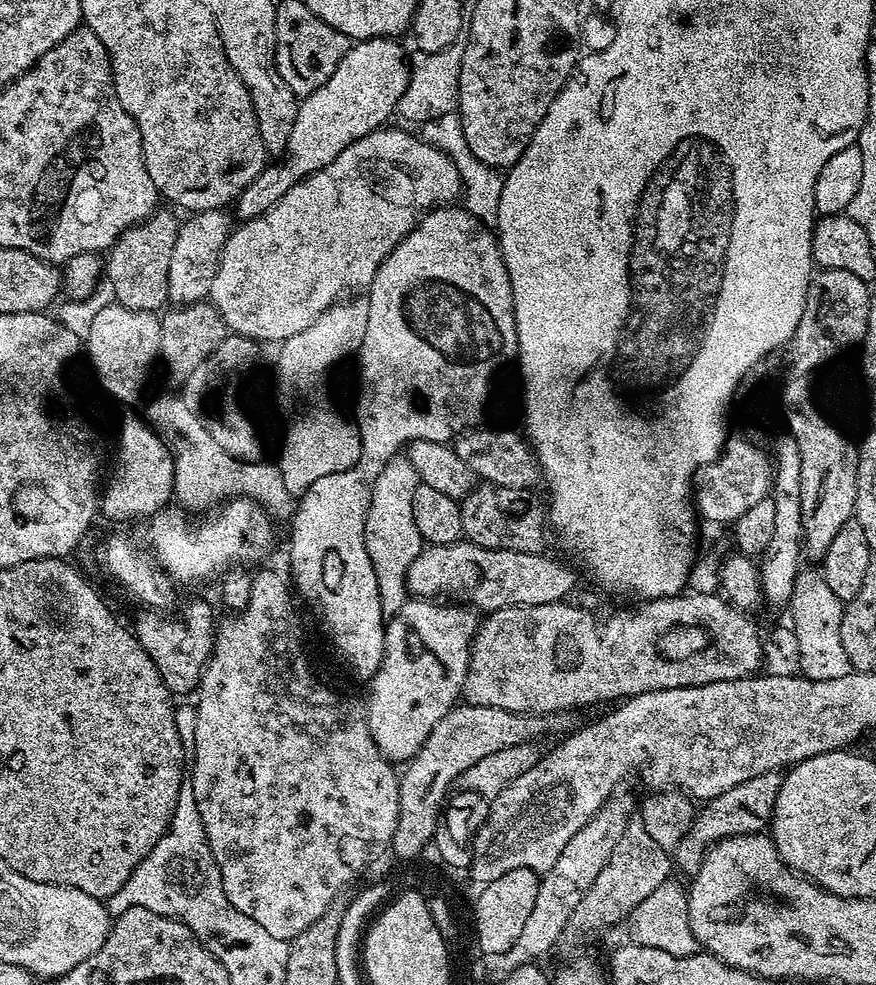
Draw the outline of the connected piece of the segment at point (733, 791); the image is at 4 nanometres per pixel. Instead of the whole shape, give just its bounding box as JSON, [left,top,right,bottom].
[673,771,783,876]

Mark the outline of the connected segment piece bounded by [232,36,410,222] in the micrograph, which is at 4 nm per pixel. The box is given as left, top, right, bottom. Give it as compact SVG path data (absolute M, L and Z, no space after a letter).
M390 36L353 43L342 62L338 62L338 70L334 70L318 90L300 100L298 118L294 118L290 142L283 156L273 161L274 164L265 165L234 202L232 212L237 221L260 217L298 181L324 169L346 146L391 121L388 119L394 116L402 94L406 94L410 71L409 53L404 53L400 43L399 39Z

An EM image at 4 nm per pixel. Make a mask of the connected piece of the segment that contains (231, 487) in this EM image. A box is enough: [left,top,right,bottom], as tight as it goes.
[146,392,296,521]

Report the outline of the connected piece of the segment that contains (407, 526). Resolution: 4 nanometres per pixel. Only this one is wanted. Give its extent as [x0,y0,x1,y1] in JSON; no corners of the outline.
[364,454,424,614]

